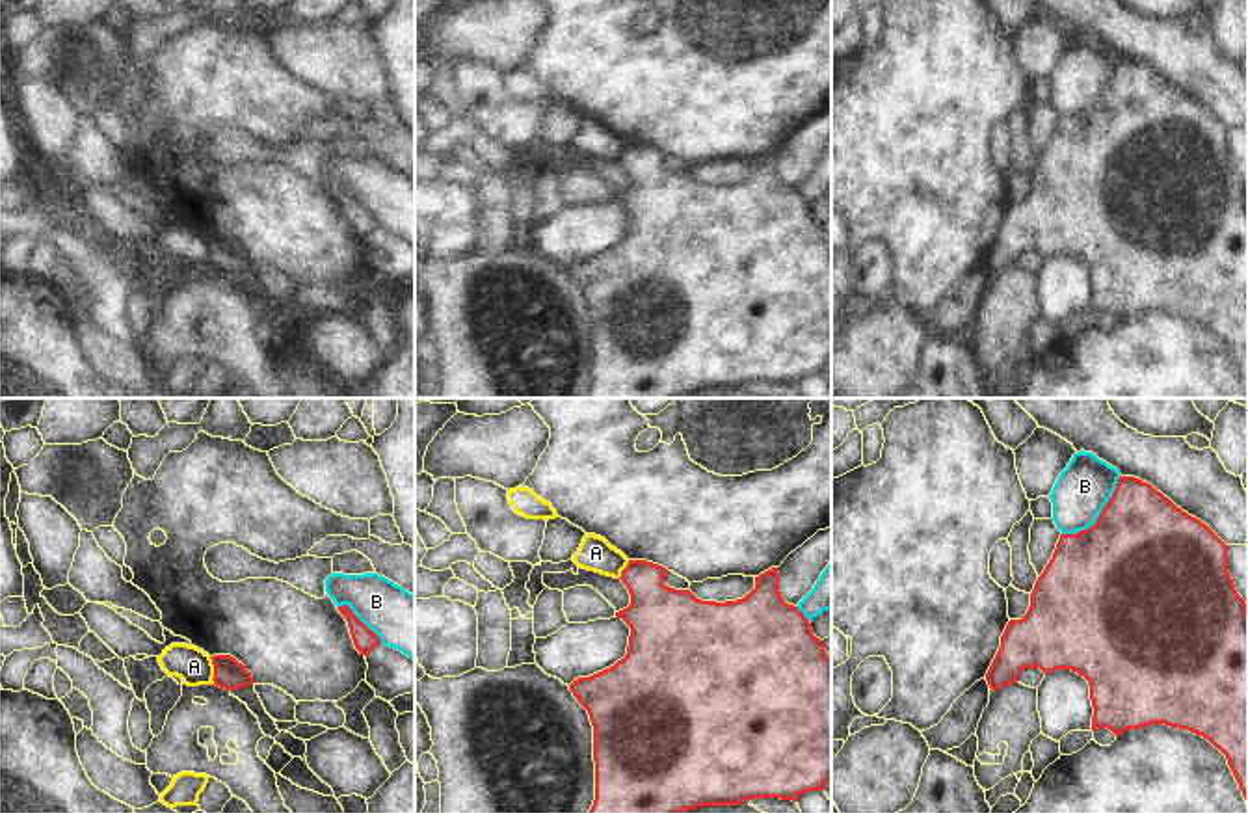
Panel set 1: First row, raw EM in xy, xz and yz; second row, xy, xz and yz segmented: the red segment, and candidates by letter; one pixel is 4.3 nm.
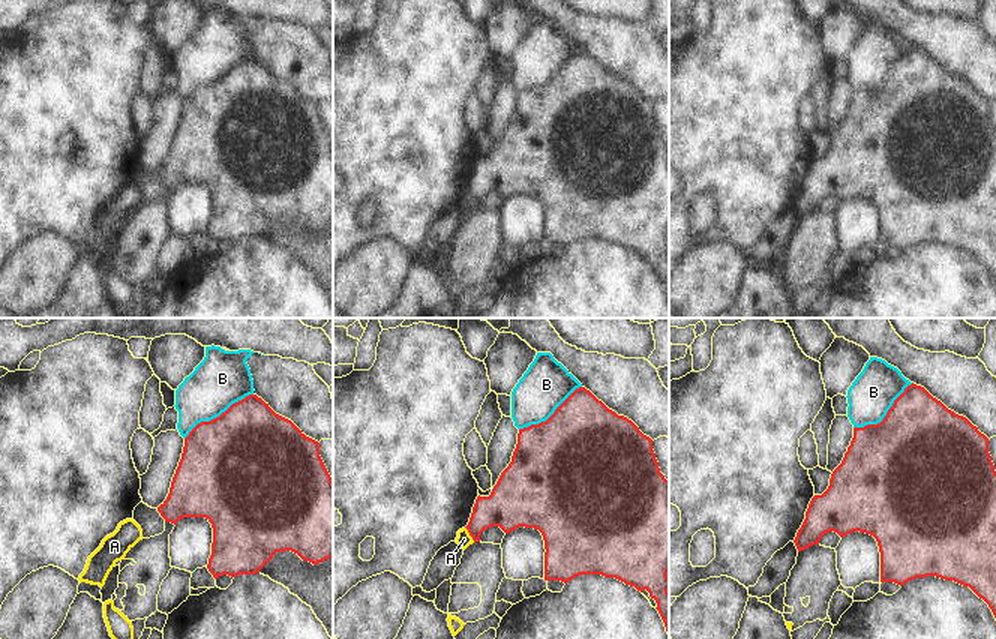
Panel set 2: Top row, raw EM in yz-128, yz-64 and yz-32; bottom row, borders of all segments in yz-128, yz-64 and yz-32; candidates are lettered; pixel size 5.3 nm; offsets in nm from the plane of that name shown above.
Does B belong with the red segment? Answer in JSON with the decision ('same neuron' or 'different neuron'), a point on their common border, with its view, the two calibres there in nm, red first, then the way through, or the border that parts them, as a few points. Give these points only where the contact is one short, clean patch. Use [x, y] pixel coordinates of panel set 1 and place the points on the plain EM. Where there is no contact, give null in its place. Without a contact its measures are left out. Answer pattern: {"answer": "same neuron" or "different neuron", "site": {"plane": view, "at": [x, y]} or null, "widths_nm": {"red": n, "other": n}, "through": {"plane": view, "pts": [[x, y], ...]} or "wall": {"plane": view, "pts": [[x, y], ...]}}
{"answer": "different neuron", "site": {"plane": "yz", "at": [1100, 97]}, "widths_nm": {"red": 480, "other": 240}}

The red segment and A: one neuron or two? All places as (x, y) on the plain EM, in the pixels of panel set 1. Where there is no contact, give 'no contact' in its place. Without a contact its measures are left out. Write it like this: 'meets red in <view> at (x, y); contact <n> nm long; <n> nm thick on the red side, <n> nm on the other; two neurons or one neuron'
meets red in xy at (214, 253); contact 120 nm long; 140 nm thick on the red side, 160 nm on the other; two neurons

